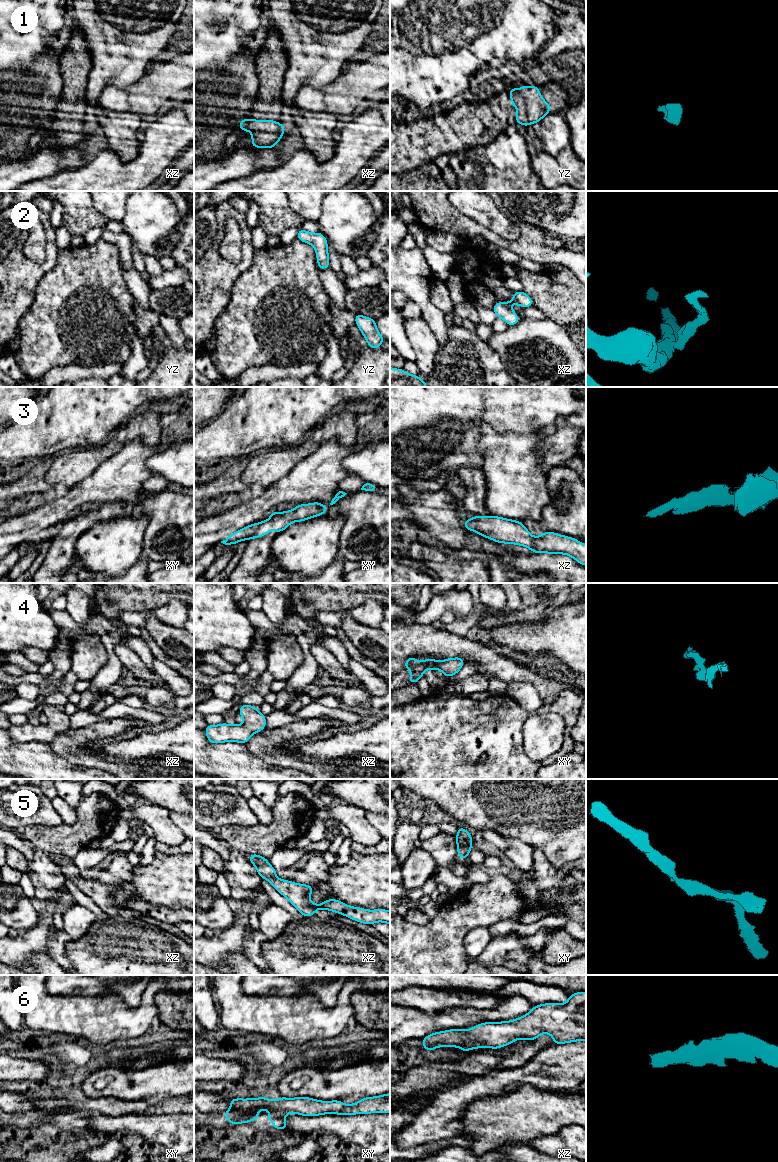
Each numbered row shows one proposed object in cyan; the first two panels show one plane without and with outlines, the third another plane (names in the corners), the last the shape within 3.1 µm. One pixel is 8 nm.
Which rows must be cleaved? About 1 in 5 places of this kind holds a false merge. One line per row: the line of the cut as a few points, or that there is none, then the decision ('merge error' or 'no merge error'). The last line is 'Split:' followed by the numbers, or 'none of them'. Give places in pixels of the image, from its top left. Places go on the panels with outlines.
1: no cut; no merge error
2: no cut; no merge error
3: no cut; no merge error
4: no cut; no merge error
5: no cut; no merge error
6: no cut; no merge error
Split: none of them

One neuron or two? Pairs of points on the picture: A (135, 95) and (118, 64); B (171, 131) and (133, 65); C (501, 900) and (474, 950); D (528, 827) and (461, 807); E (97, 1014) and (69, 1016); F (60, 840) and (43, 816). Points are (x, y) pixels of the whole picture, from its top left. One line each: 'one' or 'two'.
A: two
B: two
C: two
D: one
E: one
F: two

